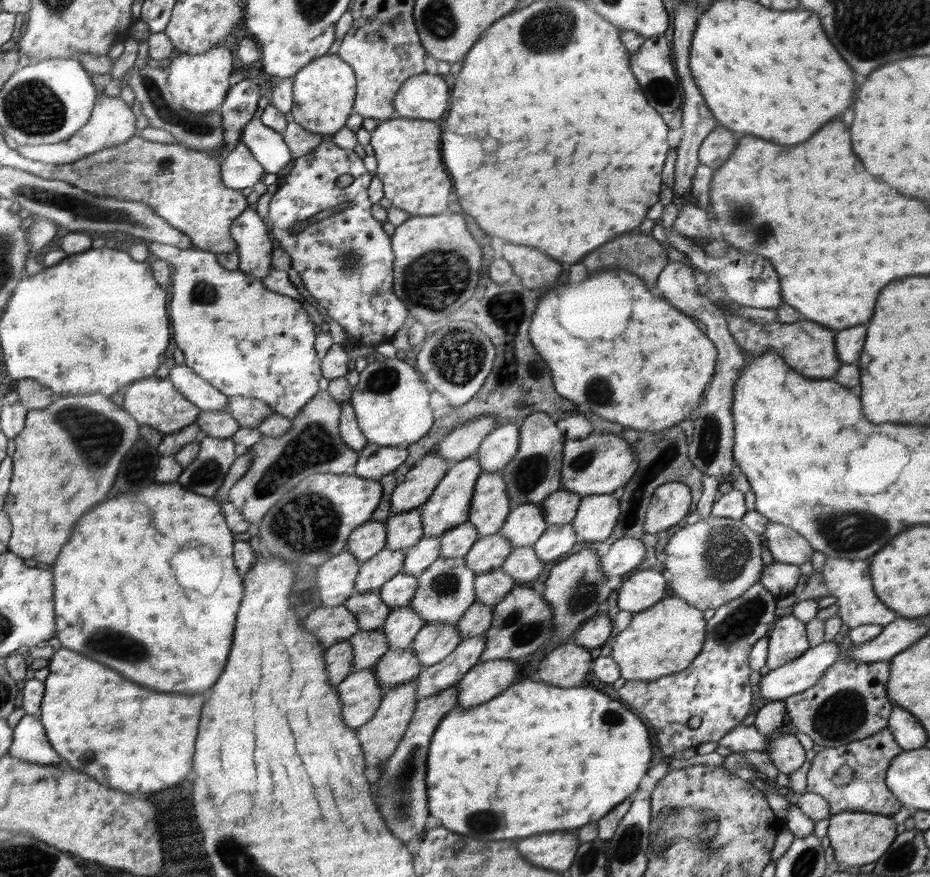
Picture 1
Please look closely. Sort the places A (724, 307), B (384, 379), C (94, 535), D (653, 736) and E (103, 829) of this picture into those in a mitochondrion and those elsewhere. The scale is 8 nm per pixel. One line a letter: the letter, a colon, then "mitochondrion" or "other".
A: other
B: mitochondrion
C: other
D: other
E: other

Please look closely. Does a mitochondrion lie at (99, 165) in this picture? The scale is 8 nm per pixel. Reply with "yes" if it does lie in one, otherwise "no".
yes

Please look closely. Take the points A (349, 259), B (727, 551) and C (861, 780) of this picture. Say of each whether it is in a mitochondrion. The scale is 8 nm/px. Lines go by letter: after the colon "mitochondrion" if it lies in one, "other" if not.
A: mitochondrion
B: mitochondrion
C: other

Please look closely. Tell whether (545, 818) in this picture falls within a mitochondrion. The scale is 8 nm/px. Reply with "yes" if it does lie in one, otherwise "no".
no

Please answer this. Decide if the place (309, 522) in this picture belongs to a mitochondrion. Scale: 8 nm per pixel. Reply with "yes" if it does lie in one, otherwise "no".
yes

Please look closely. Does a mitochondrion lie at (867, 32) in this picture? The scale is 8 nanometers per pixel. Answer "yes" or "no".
yes

